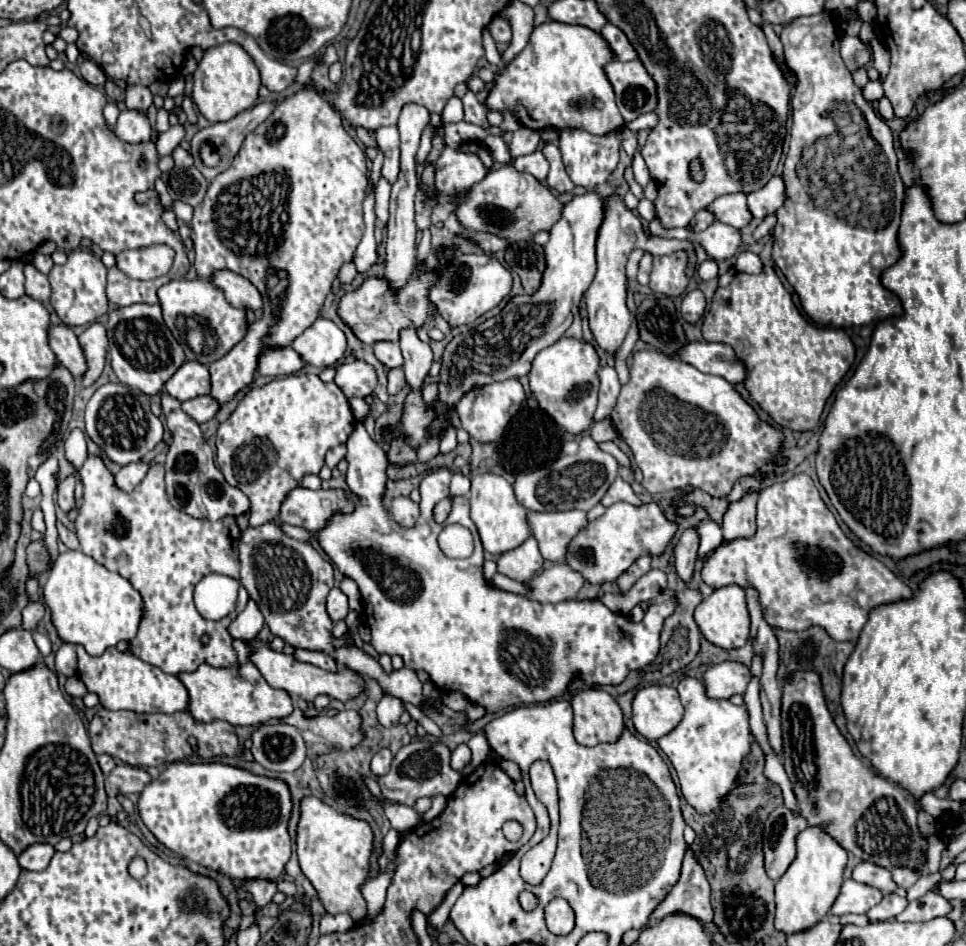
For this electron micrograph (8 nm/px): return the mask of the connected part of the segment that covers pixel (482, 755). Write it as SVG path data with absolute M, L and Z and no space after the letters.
M484 732L474 734L470 738L470 742L468 742L468 748L472 750L472 762L462 770L464 776L472 774L472 770L476 770L476 766L480 766L480 764L486 762L486 756L488 756L488 740L486 740Z

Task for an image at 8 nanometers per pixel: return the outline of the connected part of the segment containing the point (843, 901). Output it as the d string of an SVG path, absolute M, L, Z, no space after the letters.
M844 880L842 890L830 908L830 914L844 916L844 914L866 914L872 906L882 900L882 892L868 884L860 884L856 880Z

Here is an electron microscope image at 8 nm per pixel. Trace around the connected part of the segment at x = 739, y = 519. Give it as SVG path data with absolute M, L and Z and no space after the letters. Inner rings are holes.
M750 488L740 500L728 504L726 514L722 518L724 540L748 538L756 532L756 502L758 502L758 496L760 496L760 490Z

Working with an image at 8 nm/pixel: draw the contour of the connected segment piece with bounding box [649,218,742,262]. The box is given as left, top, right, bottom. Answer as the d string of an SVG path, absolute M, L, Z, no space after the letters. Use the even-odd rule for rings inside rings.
M655 218L649 223L649 233L652 236L668 239L696 240L706 250L706 254L716 262L732 258L738 252L738 246L742 242L740 232L722 222L712 222L712 226L708 226L706 230L692 232L686 228L665 229Z

